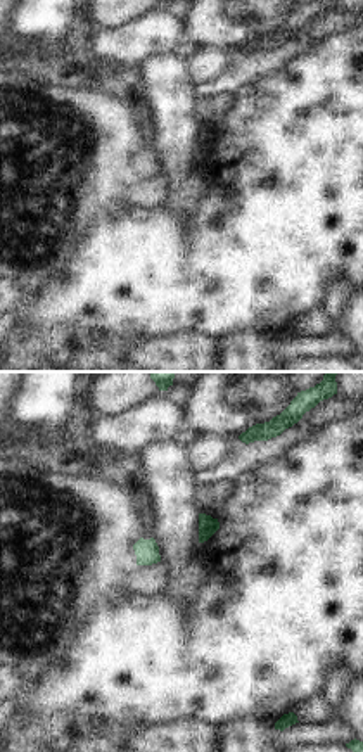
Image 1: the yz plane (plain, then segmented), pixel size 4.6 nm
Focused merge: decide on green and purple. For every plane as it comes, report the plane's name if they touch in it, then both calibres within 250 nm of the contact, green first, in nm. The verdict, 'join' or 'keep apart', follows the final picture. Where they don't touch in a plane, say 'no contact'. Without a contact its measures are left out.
no contact

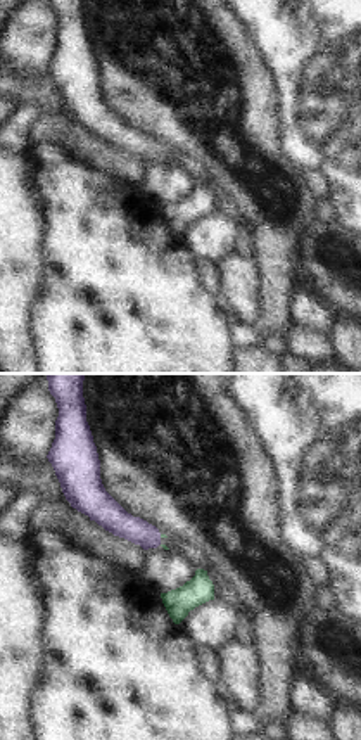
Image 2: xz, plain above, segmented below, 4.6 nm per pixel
no contact

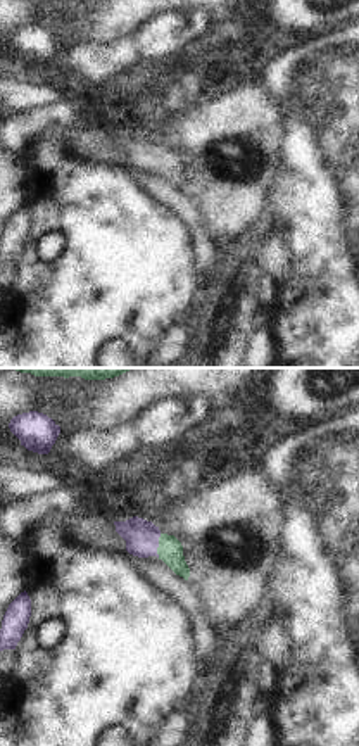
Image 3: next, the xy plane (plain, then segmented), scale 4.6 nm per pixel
meets green in xy; 120 nm thick on the green side, 160 nm on the other

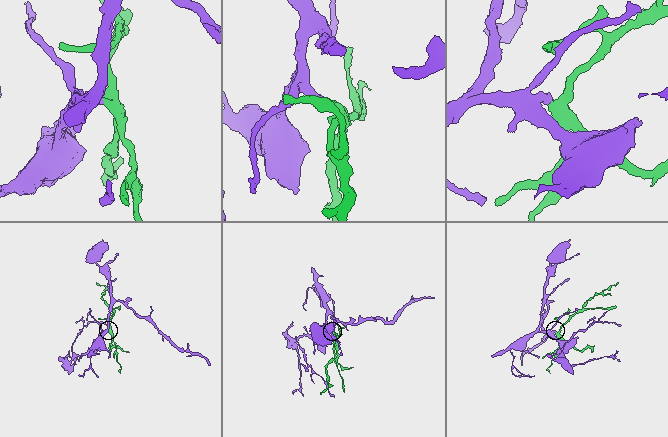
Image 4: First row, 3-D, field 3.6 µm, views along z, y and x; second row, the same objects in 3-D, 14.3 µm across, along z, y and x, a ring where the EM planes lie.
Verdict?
join

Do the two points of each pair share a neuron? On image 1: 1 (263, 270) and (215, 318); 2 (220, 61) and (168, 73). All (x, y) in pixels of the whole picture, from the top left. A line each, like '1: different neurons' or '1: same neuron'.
1: same neuron
2: different neurons

